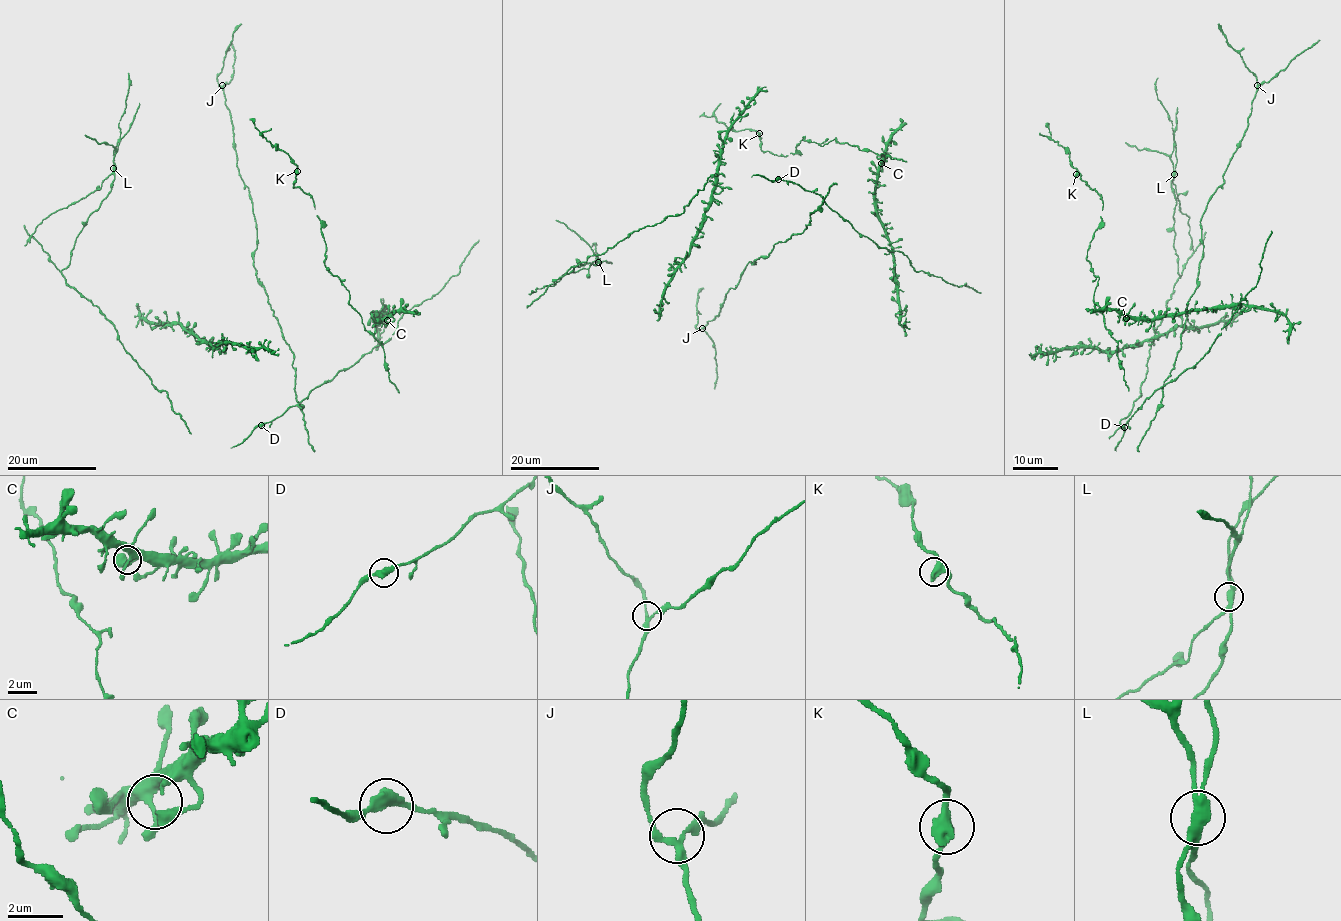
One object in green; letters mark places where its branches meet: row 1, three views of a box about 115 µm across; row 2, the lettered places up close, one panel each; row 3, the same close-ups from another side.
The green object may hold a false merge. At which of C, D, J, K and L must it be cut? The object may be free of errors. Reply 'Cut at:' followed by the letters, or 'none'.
Cut at: L

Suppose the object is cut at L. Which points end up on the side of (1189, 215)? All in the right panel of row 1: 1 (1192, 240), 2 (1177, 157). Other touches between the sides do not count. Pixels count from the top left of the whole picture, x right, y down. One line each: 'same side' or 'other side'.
1: same side
2: same side

